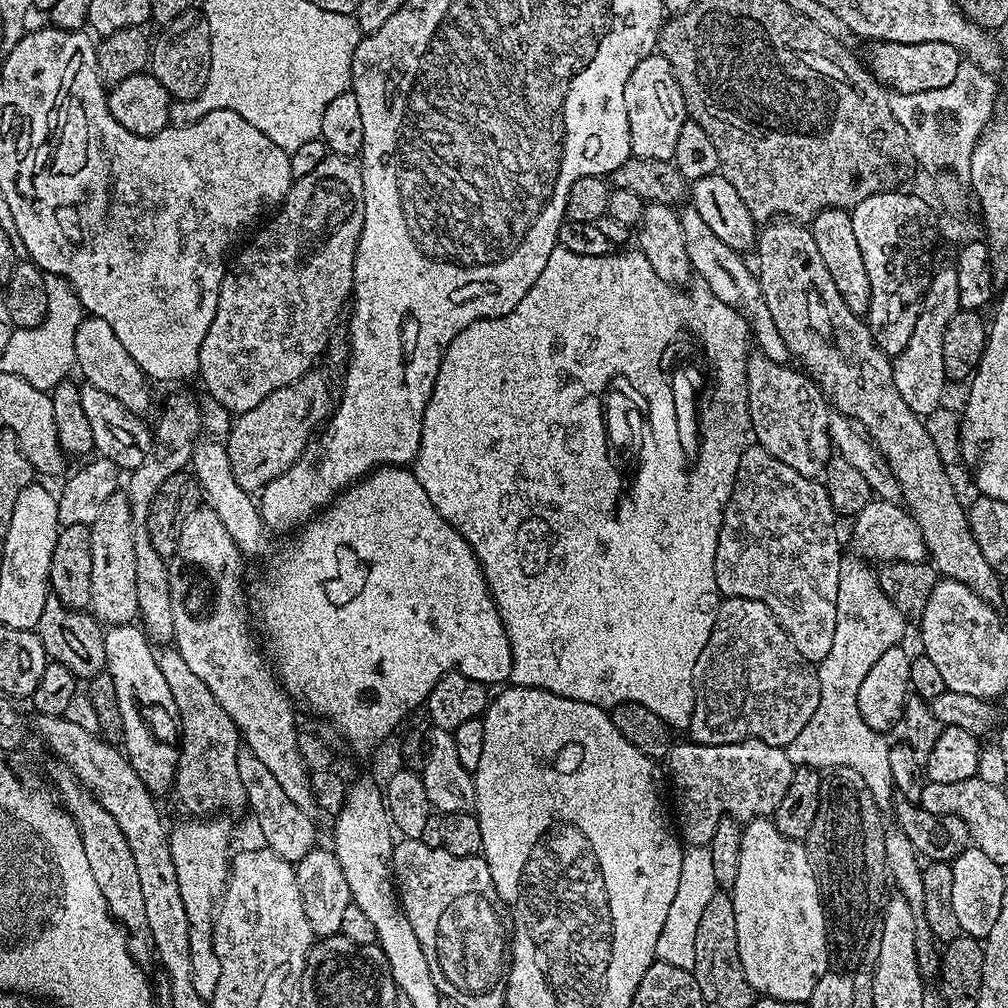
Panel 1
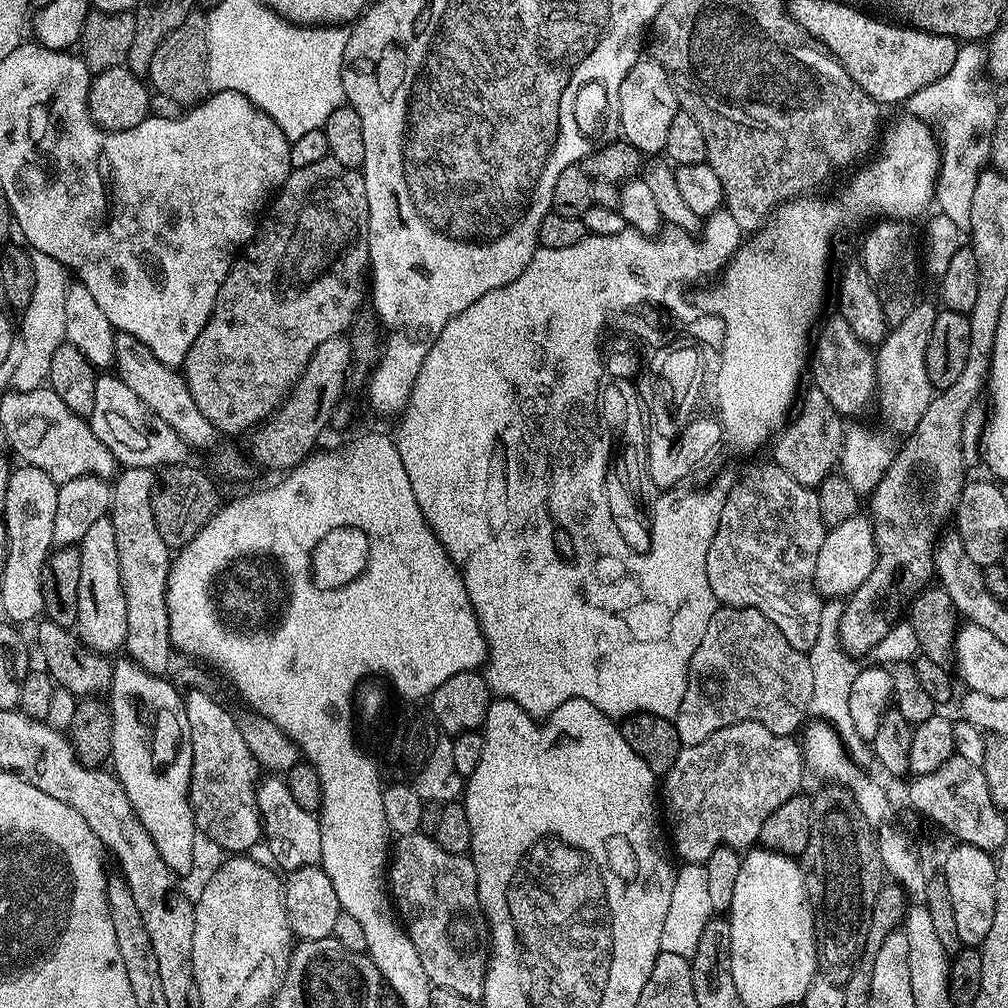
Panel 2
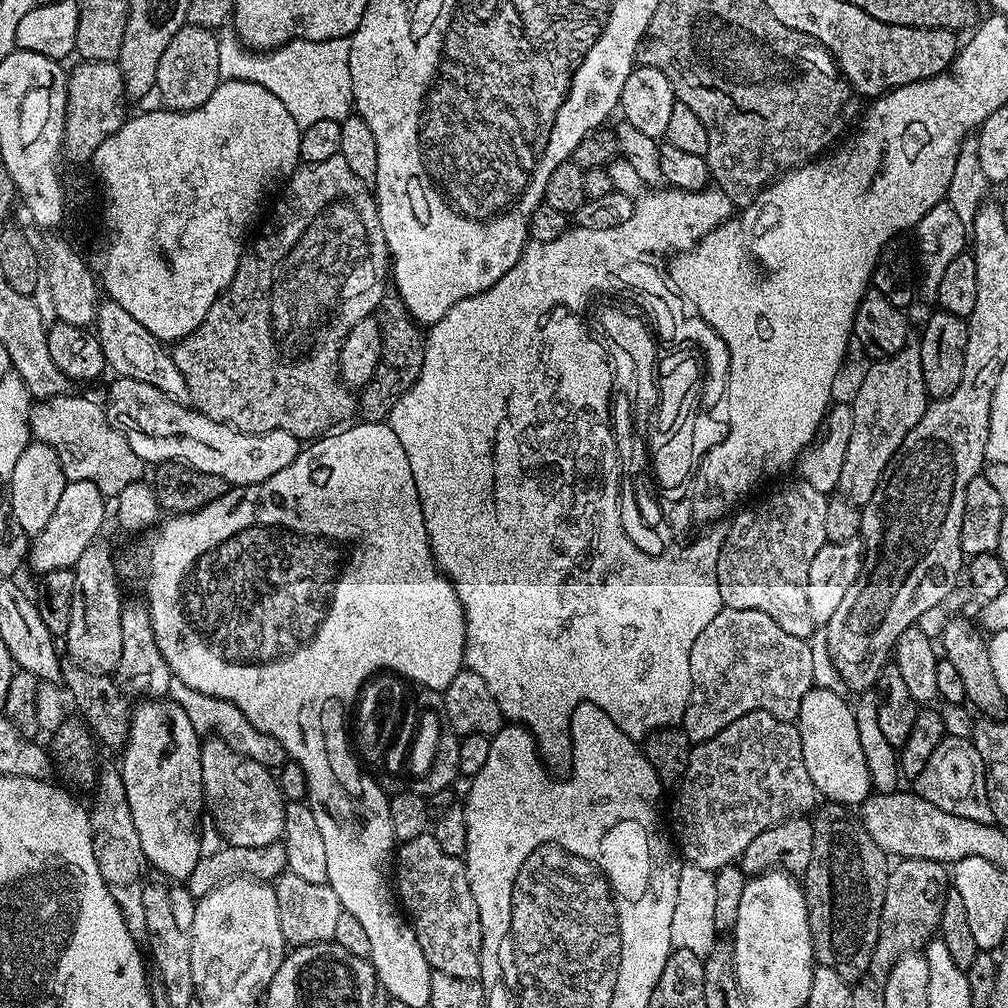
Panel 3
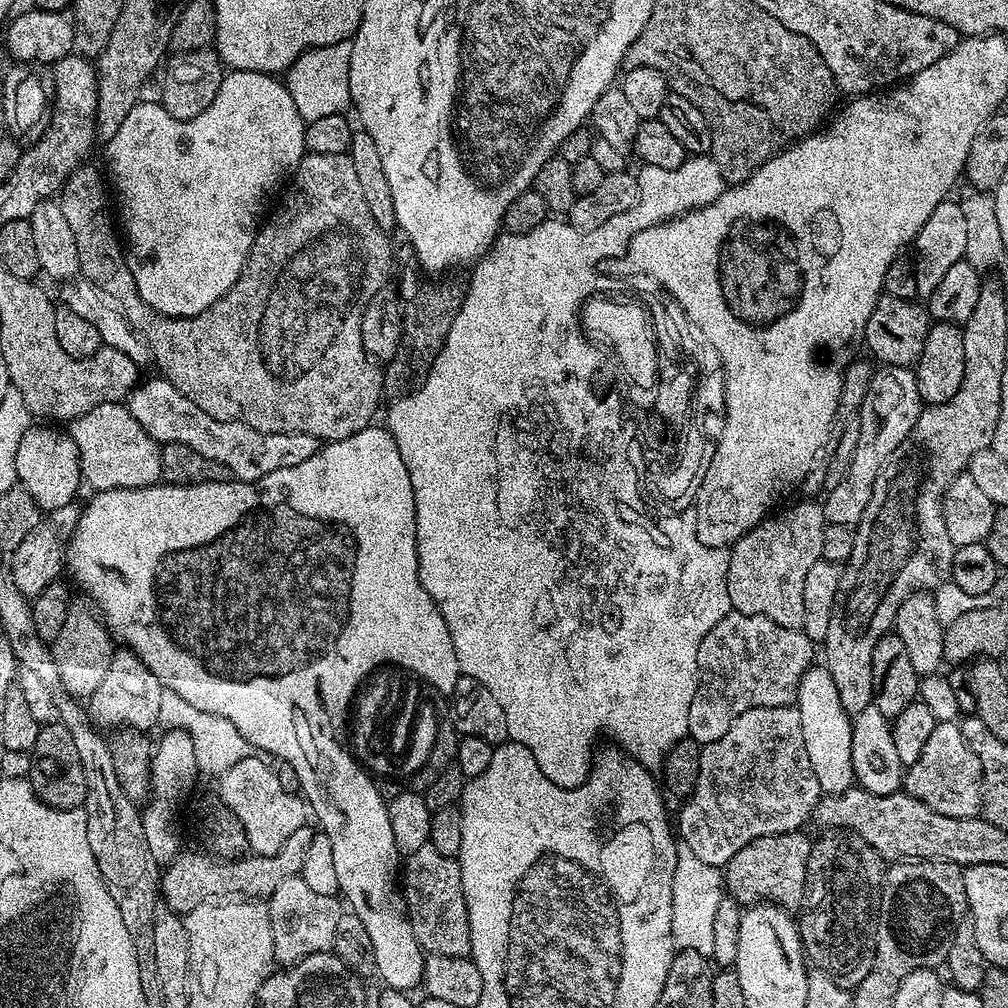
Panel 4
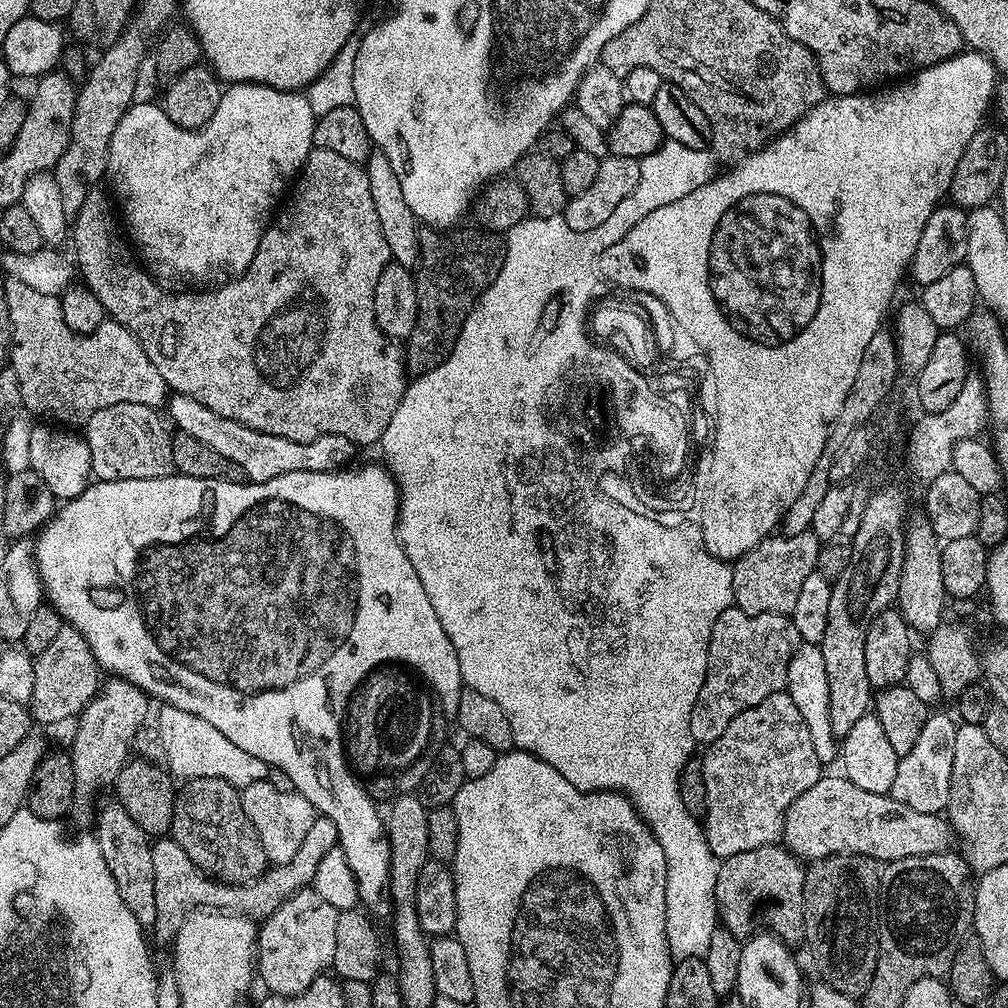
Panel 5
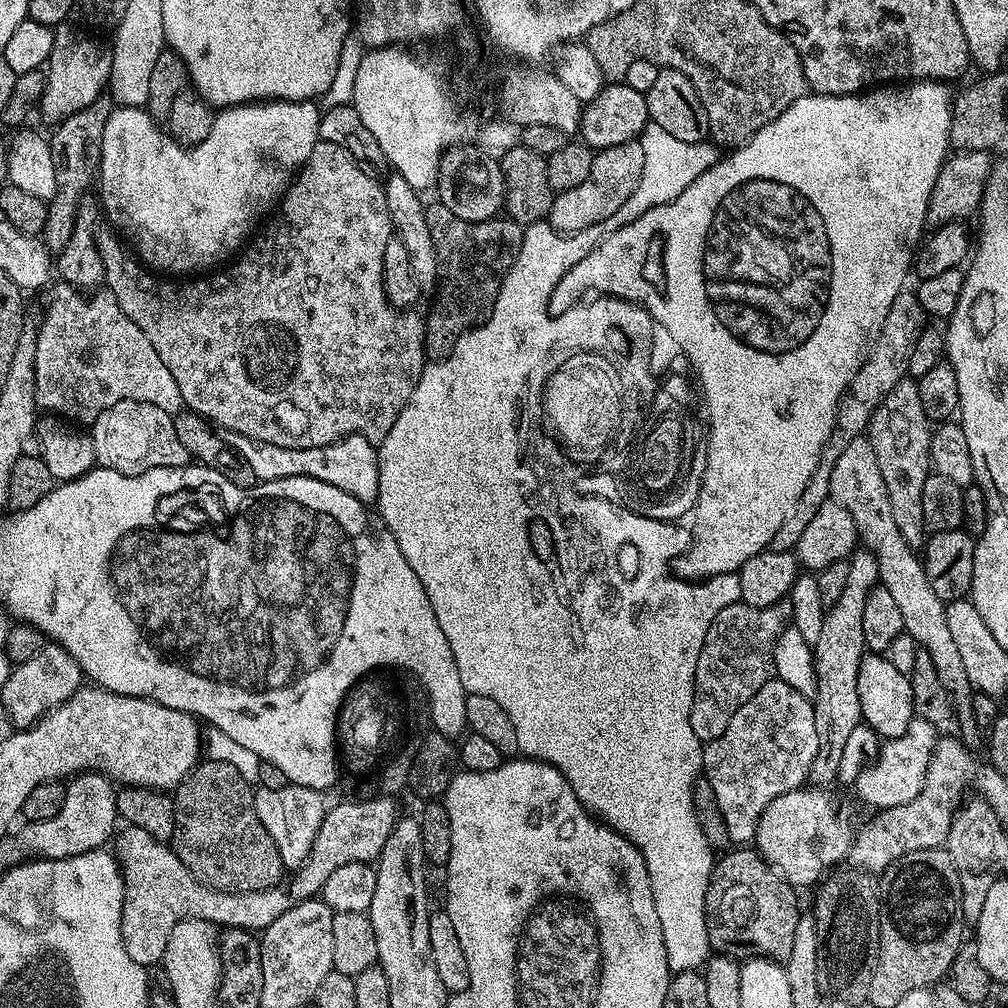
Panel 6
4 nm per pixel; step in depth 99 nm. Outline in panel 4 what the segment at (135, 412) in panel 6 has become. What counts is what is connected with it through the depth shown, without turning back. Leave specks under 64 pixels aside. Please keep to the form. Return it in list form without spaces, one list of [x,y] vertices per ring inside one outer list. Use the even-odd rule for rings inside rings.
[[[123,403],[94,406],[77,420],[71,421],[70,435],[78,448],[80,474],[85,485],[96,492],[115,488],[145,488],[161,483],[161,445],[146,434]]]

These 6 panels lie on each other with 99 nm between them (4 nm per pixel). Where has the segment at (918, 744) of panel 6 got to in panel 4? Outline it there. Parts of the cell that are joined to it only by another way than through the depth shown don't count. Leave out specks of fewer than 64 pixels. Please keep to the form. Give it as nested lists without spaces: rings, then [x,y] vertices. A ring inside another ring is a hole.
[[[941,720],[934,726],[934,734],[922,749],[918,762],[907,765],[902,776],[902,788],[907,795],[921,800],[930,810],[946,814],[950,818],[976,816],[982,808],[982,785],[984,771],[978,756],[966,742],[956,720]]]

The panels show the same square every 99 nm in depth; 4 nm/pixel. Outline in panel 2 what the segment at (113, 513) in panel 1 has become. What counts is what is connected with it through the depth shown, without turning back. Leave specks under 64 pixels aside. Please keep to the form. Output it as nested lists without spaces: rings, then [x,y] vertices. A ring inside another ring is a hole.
[[[107,515],[98,518],[90,530],[86,530],[78,545],[82,558],[82,586],[79,587],[78,618],[76,628],[84,643],[95,652],[113,654],[128,643],[126,594],[120,581],[120,555],[118,538],[111,519]]]

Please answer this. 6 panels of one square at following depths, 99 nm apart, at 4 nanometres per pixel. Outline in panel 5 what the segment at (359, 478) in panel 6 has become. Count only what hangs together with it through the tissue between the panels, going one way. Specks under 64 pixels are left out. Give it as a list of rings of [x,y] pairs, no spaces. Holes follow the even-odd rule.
[[[173,395],[166,405],[166,416],[176,423],[179,431],[193,435],[210,450],[222,454],[222,458],[230,458],[230,462],[238,462],[242,466],[245,477],[251,483],[270,482],[270,478],[278,478],[291,472],[331,472],[340,470],[349,463],[354,451],[351,440],[338,434],[326,434],[322,438],[314,438],[310,442],[294,442],[290,438],[278,438],[278,434],[262,434],[258,430],[250,430],[250,426],[242,426],[230,418],[222,418],[222,414],[214,414],[214,410],[206,410],[194,398]]]

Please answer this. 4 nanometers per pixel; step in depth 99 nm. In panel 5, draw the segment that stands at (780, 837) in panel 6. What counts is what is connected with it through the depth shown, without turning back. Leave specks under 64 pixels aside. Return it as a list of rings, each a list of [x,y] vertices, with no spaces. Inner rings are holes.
[[[824,774],[814,786],[804,794],[798,795],[798,798],[784,812],[782,843],[793,856],[804,862],[815,862],[827,856],[841,854],[868,856],[877,862],[891,862],[911,856],[949,851],[954,844],[954,833],[951,824],[943,815],[910,810],[910,806],[898,802],[891,794],[871,792],[862,790],[862,786],[854,786],[854,782],[850,782],[843,774],[837,774],[837,776]]]

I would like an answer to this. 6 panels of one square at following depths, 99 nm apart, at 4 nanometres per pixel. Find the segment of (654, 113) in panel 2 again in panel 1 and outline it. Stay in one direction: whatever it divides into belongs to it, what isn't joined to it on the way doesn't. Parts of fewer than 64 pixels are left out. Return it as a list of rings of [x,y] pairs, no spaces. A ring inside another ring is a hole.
[[[653,54],[634,66],[624,87],[624,105],[630,122],[631,155],[671,161],[674,146],[678,146],[678,134],[688,116],[688,107],[684,104],[674,70],[664,56]]]

